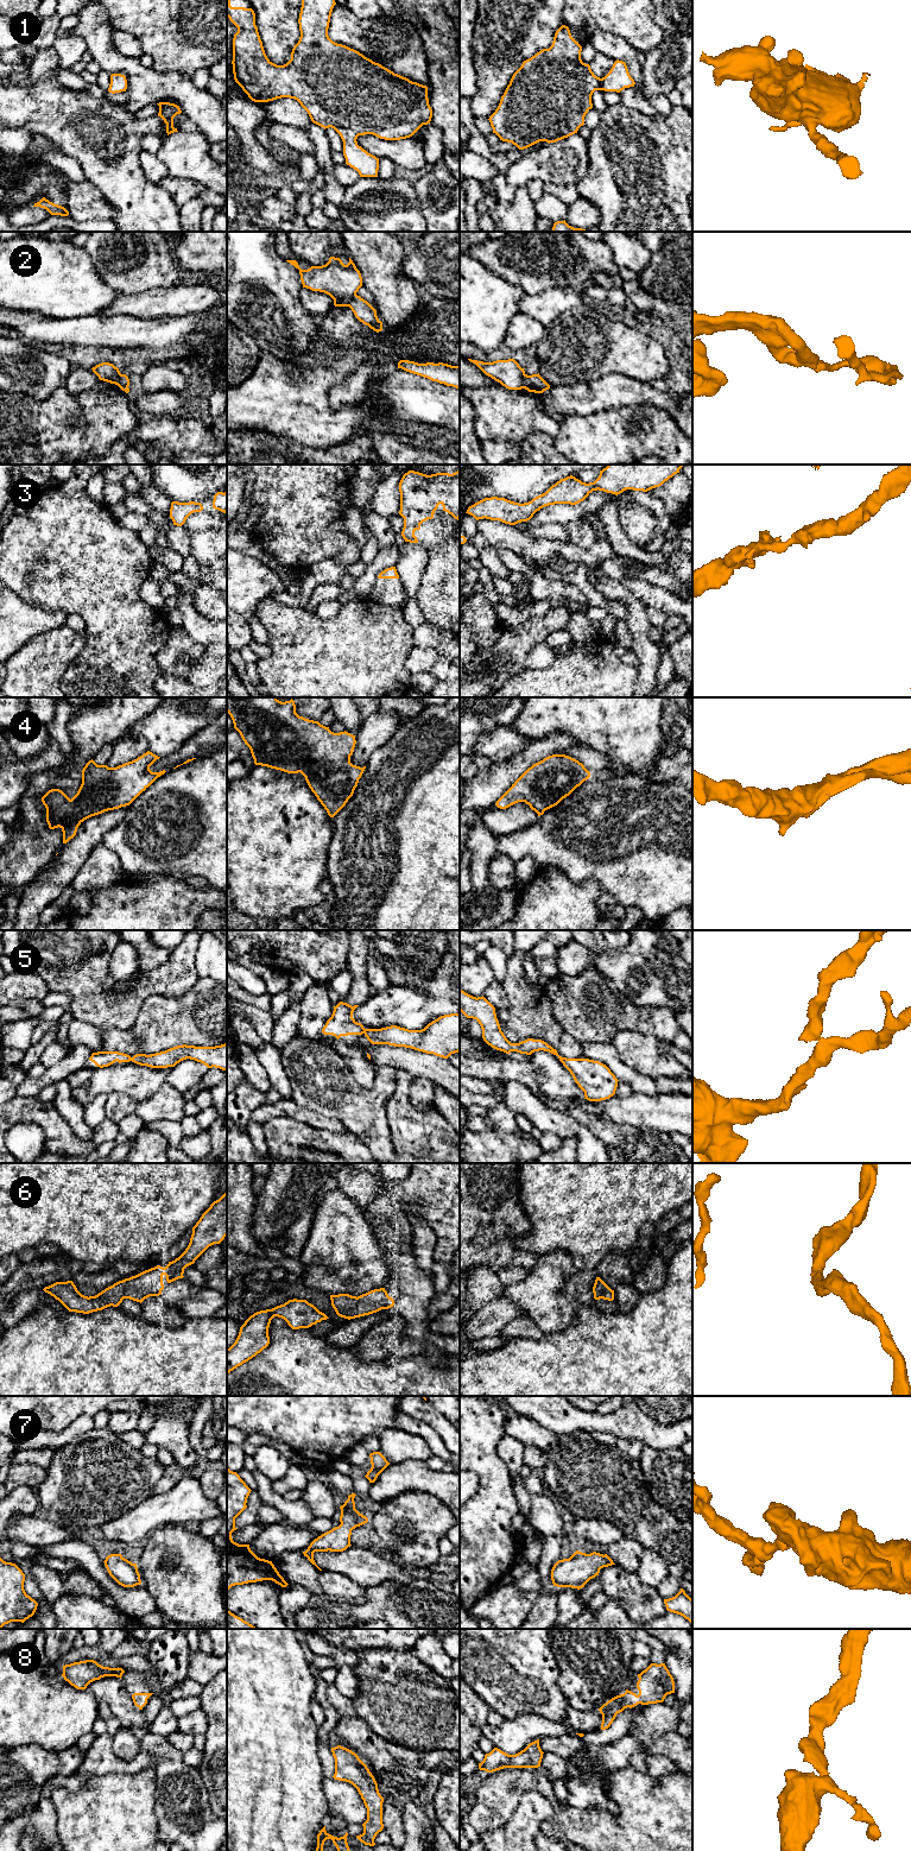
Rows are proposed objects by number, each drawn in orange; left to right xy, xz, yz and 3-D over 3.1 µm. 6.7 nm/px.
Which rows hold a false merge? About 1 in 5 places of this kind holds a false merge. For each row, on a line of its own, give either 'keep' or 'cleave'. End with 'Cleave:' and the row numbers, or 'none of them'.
1: keep
2: cleave
3: keep
4: keep
5: cleave
6: keep
7: keep
8: keep
Cleave: 2, 5

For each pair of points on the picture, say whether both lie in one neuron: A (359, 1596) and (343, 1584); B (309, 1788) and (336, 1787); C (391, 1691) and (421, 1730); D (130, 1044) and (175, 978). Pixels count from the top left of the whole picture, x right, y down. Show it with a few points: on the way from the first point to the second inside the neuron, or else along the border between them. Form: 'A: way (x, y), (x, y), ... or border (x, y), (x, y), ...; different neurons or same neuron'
A: way (355, 1593), (347, 1587); same neuron
B: border (323, 1777), (322, 1793), (328, 1805), (328, 1815); different neurons
C: way (400, 1700), (421, 1720); same neuron
D: border (101, 1029), (125, 1029), (128, 1031); different neurons

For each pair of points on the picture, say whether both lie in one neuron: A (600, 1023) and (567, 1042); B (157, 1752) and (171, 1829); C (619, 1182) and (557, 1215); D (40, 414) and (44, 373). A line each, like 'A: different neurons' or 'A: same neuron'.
A: different neurons
B: same neuron
C: same neuron
D: different neurons

